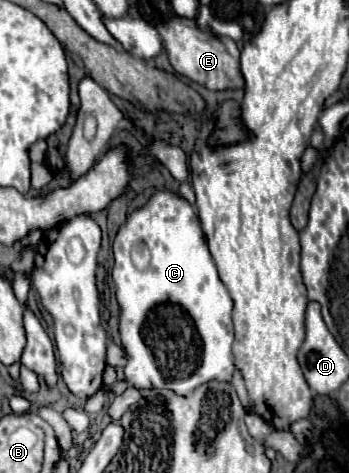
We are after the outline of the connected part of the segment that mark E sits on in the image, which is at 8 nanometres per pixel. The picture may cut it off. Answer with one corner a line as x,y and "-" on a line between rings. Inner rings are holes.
183,19
165,21
159,25
159,31
165,43
165,51
169,53
169,61
177,73
189,77
191,81
207,89
231,89
231,77
233,77
233,89
241,89
245,85
241,67
237,65
239,49
233,39
223,39
209,31
201,31
197,25
-
229,63
235,63
235,65
231,67

